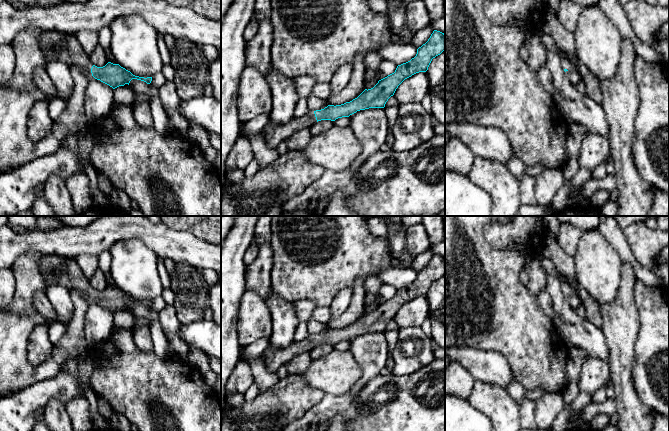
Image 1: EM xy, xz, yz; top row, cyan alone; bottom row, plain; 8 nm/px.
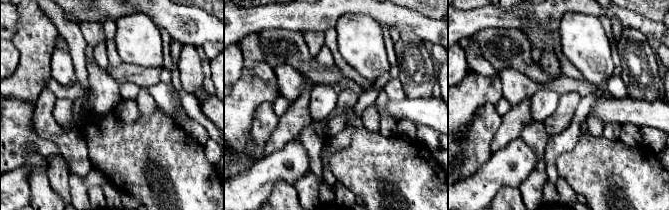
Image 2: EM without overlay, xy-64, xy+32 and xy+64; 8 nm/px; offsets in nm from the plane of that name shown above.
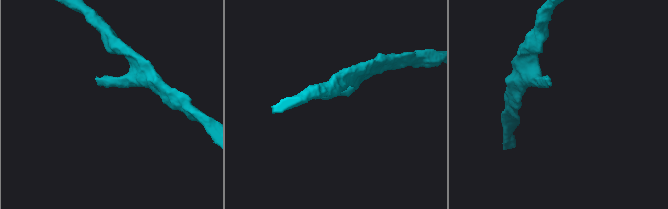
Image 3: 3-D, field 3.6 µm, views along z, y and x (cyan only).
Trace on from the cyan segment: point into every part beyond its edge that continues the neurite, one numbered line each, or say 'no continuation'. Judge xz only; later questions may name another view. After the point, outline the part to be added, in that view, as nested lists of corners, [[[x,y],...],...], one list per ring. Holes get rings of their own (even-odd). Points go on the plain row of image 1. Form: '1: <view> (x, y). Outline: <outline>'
1: xz (274, 358). Outline: [[[313,334],[302,341],[293,341],[286,348],[277,348],[269,343],[266,350],[263,352],[263,360],[268,369],[276,372],[281,366],[285,366],[294,357],[305,353],[311,352],[317,347]]]

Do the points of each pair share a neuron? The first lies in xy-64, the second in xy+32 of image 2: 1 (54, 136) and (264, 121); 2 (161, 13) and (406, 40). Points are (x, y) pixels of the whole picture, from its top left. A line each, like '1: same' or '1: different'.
1: same
2: different

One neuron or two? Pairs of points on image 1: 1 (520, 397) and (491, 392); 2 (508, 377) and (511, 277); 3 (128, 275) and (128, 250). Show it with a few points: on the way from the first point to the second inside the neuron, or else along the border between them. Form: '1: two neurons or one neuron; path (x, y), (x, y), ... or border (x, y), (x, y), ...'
1: two neurons; border (505, 388), (517, 403), (520, 417)
2: two neurons; border (489, 350), (500, 353), (506, 359), (515, 380)
3: one neuron; path (128, 269), (128, 256)

